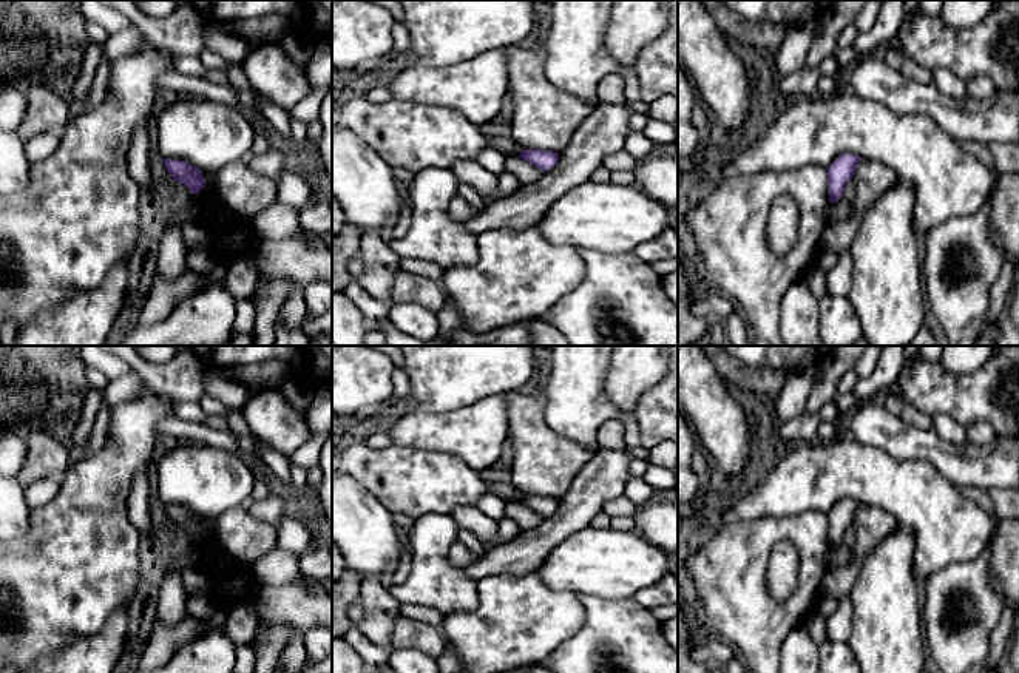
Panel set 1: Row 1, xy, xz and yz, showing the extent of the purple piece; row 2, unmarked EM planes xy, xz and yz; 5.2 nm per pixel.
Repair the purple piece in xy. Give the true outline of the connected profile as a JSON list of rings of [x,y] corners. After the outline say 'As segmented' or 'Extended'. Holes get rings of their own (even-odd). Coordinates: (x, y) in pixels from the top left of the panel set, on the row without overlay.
[[[164,505],[164,511],[170,522],[178,529],[184,529],[191,540],[198,539],[205,529],[202,523],[202,516],[195,511],[176,505]]]. As segmented

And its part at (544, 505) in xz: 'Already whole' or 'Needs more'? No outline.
Already whole

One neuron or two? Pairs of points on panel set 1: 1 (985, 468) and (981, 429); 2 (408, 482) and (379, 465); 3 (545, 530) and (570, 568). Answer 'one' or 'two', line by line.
1: two
2: one
3: two

